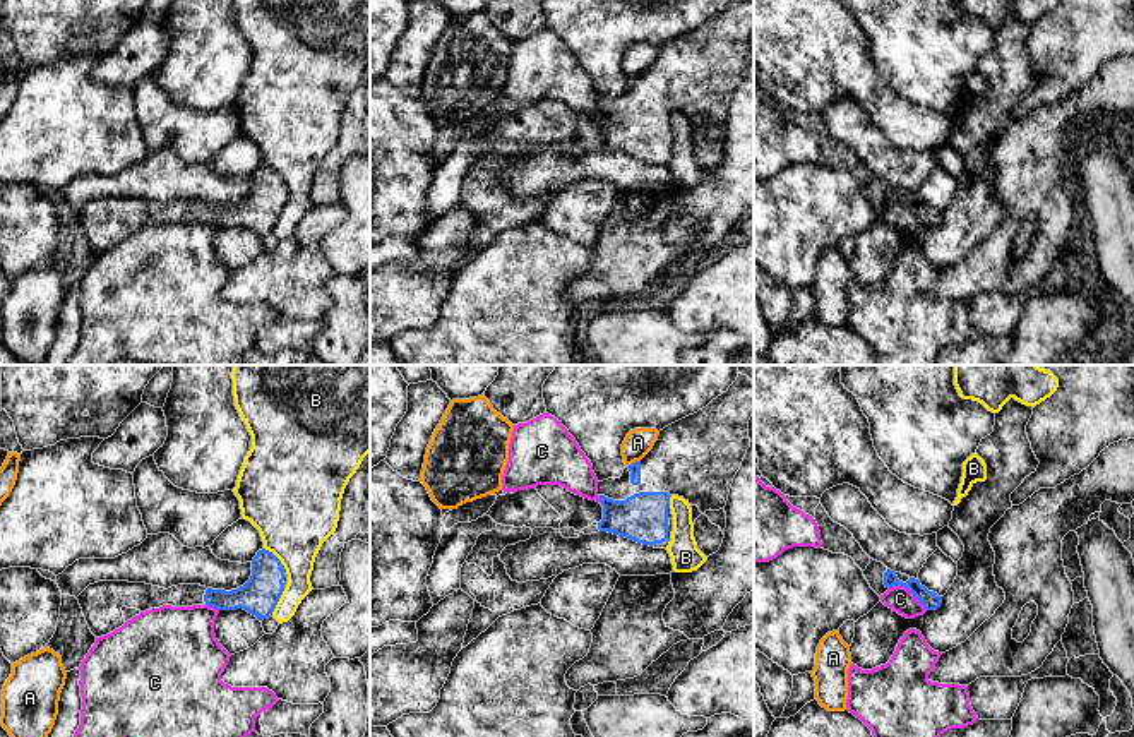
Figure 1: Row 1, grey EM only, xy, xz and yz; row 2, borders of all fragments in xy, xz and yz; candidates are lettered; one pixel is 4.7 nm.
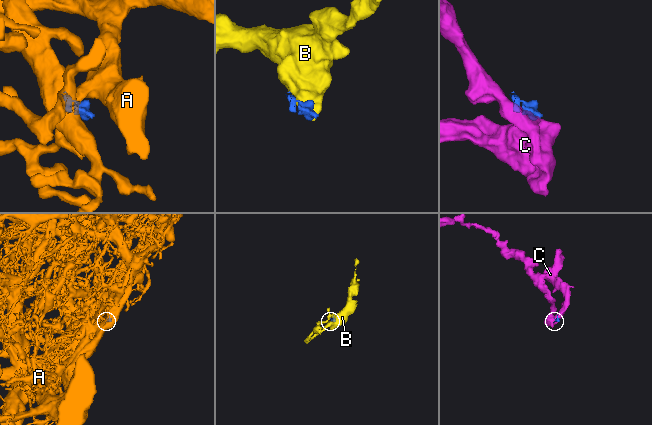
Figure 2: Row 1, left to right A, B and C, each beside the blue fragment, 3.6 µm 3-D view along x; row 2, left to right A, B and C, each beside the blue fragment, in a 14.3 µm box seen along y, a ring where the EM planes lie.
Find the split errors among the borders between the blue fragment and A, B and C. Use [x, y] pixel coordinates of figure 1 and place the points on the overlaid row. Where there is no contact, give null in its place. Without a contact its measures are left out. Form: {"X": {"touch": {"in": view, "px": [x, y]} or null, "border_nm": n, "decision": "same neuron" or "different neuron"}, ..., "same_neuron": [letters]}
{"A": {"touch": {"in": "xz", "px": [632, 463]}, "border_nm": 70, "decision": "different neuron"}, "B": {"touch": {"in": "xy", "px": [278, 559]}, "border_nm": 160, "decision": "different neuron"}, "C": {"touch": {"in": "yz", "px": [908, 588]}, "border_nm": 220, "decision": "different neuron"}, "same_neuron": []}

